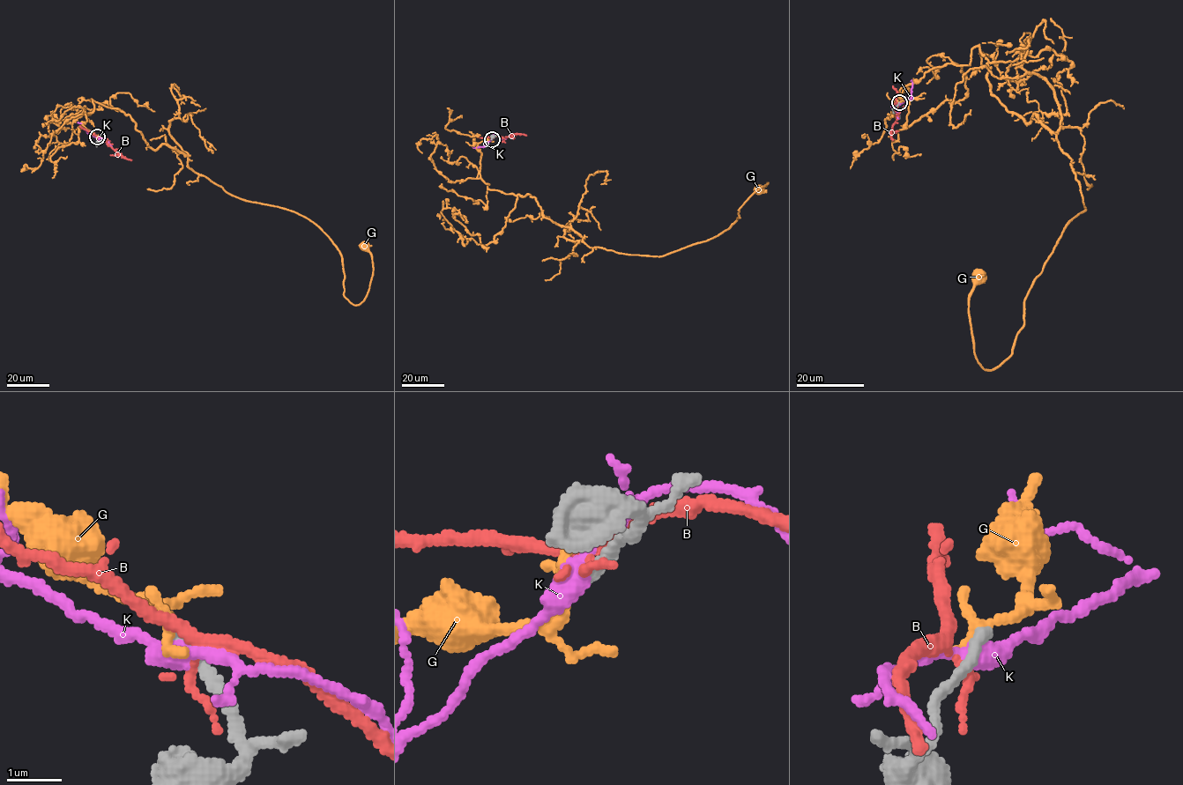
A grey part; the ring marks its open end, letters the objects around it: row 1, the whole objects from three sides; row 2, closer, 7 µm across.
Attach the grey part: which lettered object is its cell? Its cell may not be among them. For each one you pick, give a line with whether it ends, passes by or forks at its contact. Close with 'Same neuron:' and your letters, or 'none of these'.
Same neuron: none of these

